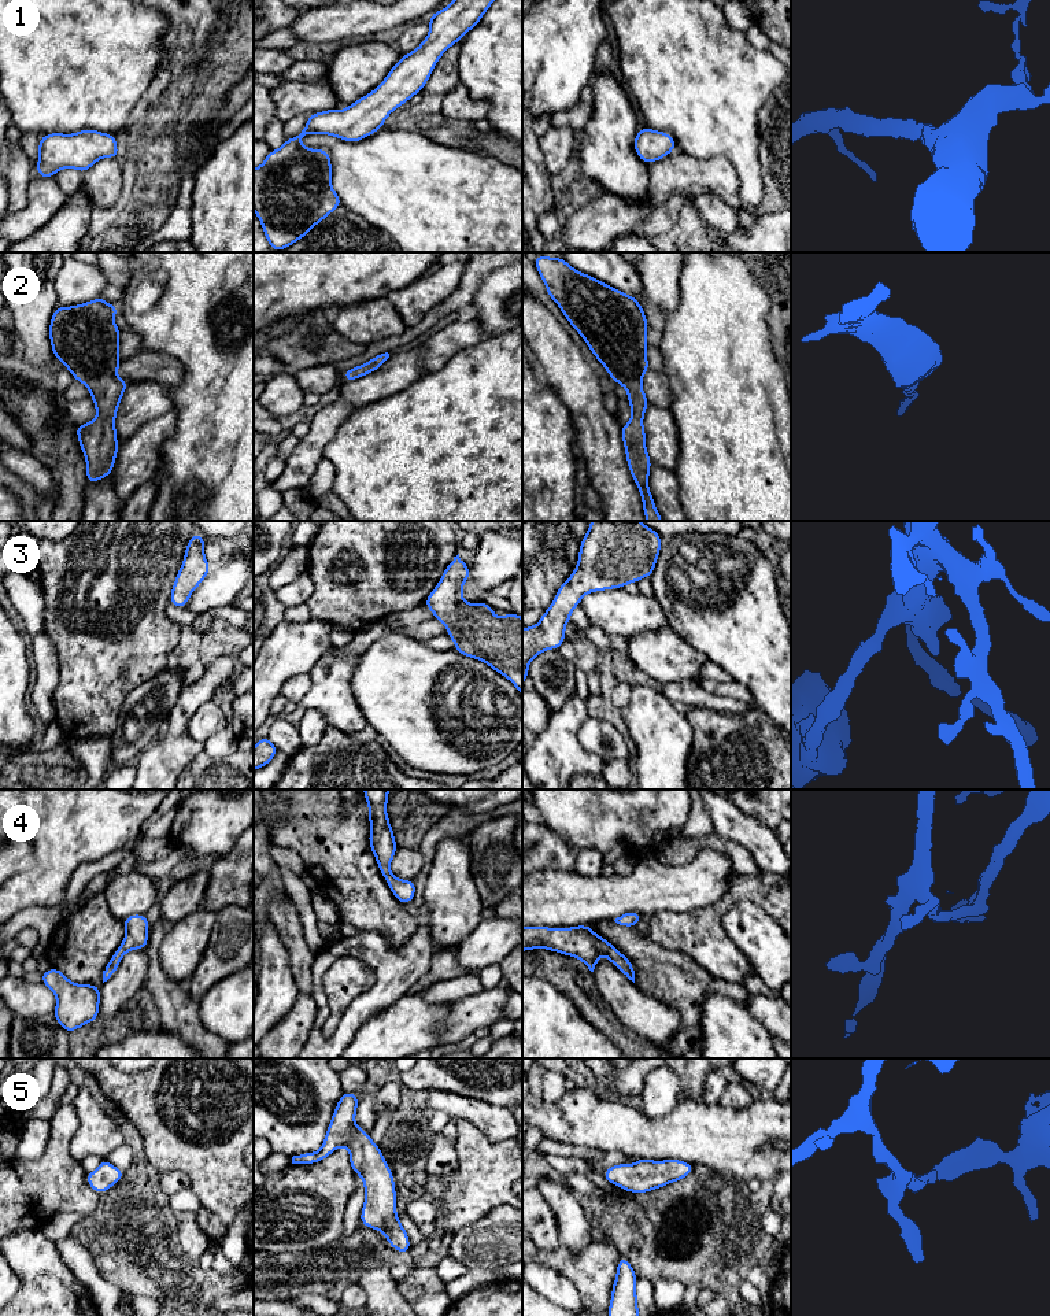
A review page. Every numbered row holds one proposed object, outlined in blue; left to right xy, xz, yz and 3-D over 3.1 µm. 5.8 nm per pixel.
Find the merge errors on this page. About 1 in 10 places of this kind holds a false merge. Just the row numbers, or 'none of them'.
none of them

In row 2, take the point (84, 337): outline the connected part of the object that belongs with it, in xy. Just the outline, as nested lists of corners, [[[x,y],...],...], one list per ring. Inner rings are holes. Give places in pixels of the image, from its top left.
[[[101,296],[73,307],[56,307],[49,324],[53,356],[67,367],[74,380],[85,384],[95,402],[97,418],[77,425],[80,447],[86,459],[86,483],[96,483],[111,474],[118,454],[115,415],[129,382],[117,377],[121,329],[112,322],[119,306],[108,304]]]

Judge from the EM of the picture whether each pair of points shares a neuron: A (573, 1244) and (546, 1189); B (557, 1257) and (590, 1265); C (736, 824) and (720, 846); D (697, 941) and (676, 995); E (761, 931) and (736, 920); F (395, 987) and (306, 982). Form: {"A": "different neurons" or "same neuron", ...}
{"A": "same neuron", "B": "same neuron", "C": "different neurons", "D": "different neurons", "E": "same neuron", "F": "different neurons"}

